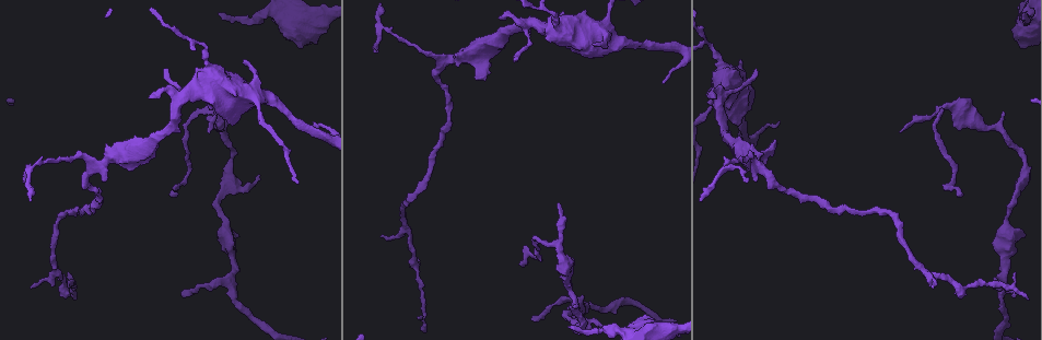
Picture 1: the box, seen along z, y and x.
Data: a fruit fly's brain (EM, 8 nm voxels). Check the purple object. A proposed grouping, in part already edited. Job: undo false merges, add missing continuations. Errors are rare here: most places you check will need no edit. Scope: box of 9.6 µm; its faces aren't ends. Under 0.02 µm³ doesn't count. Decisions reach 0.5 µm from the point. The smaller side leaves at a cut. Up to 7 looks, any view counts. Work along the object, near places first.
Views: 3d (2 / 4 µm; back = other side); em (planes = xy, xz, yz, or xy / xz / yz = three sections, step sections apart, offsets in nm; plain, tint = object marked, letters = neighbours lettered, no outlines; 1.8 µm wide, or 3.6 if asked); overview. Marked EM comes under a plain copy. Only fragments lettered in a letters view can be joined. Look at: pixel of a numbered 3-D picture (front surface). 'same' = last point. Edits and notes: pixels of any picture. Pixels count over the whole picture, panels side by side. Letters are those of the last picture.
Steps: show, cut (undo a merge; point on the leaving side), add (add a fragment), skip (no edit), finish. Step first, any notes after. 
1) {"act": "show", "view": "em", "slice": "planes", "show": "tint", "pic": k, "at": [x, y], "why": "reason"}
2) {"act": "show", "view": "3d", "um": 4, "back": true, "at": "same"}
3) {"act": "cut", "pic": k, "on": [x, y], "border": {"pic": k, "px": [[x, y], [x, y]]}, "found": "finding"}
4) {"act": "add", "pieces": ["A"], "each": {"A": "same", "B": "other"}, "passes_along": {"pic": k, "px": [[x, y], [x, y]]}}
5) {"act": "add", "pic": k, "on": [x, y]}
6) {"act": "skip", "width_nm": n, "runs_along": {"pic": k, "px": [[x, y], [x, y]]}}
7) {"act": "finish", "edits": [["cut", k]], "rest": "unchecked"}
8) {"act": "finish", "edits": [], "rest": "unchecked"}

{"act": "show", "view": "3d", "um": 2, "pic": 1, "at": [1011, 296], "why": "thin end"}

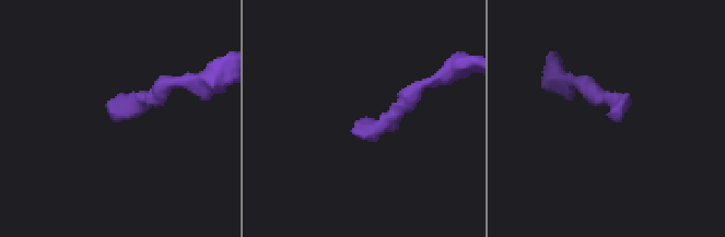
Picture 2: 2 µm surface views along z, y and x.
{"act": "show", "view": "em", "slice": "xy", "step": 8, "show": "tint", "pic": 2, "at": [110, 113], "why": "now the EM"}

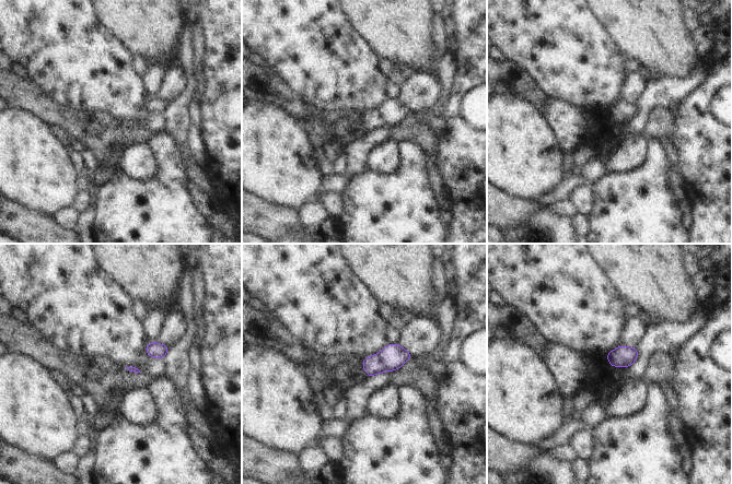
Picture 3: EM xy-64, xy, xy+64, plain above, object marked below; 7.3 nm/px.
{"act": "show", "view": "em", "slice": "xz", "step": 8, "show": "letters", "at": "same"}

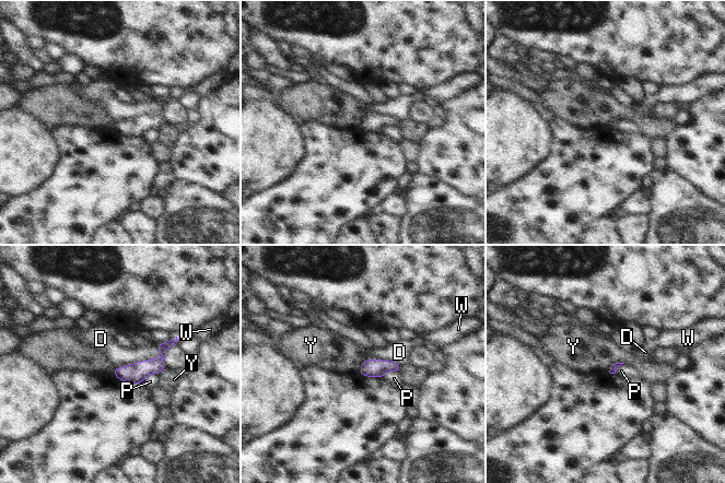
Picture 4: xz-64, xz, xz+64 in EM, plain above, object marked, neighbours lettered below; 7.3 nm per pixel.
{"act": "skip", "each": {"D": "other", "P": "other", "W": "other", "Y": "other"}, "runs_along": {"pic": 4, "px": [[167, 344], [151, 366], [116, 372]]}, "found": "no lettered fragment goes on from it"}

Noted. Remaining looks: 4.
{"act": "show", "view": "3d", "um": 2, "pic": 1, "at": [521, 264], "why": "long arm stops here"}

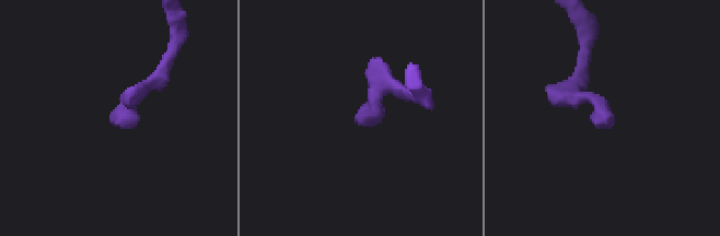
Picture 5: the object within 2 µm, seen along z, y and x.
{"act": "show", "view": "em", "slice": "planes", "show": "letters", "pic": 5, "at": [607, 126]}

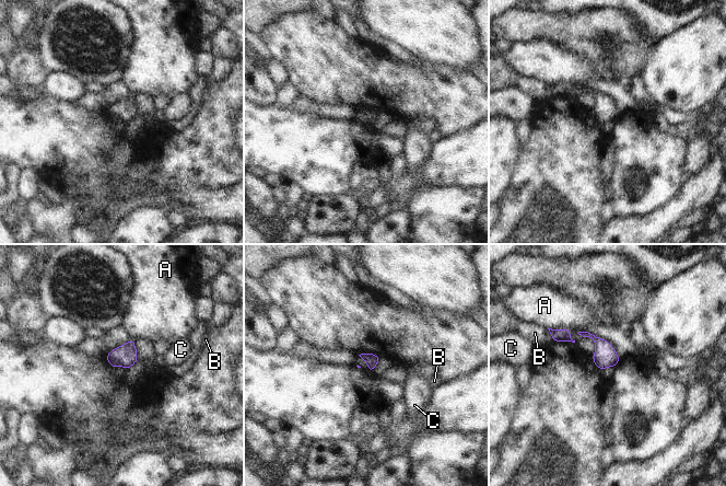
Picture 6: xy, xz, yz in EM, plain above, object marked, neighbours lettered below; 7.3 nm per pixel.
{"act": "skip", "each": {"A": "other", "B": "other", "C": "other"}, "border": {"pic": 6, "px": [[548, 327], [568, 328]]}, "found": "none of them fits"}

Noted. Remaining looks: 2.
{"act": "show", "view": "em", "slice": "yz", "step": 4, "show": "letters", "pic": 1, "at": [574, 307], "why": "branch stops here"}

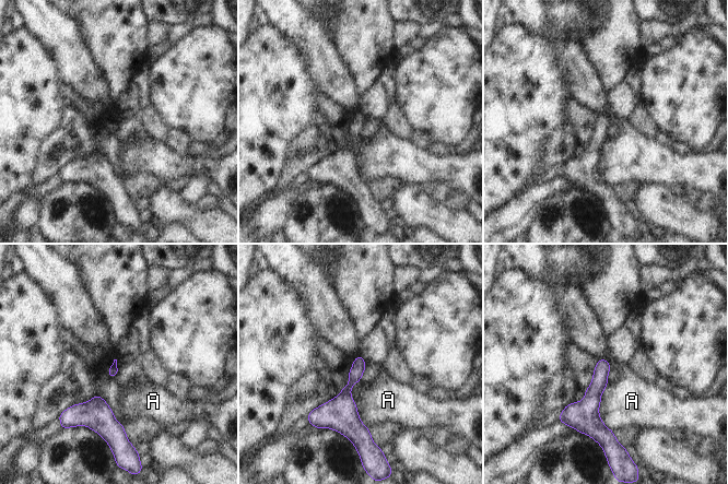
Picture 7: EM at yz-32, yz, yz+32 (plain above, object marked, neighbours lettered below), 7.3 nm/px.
{"act": "show", "view": "em", "slice": "planes", "show": "letters", "at": "same", "why": "another direction"}

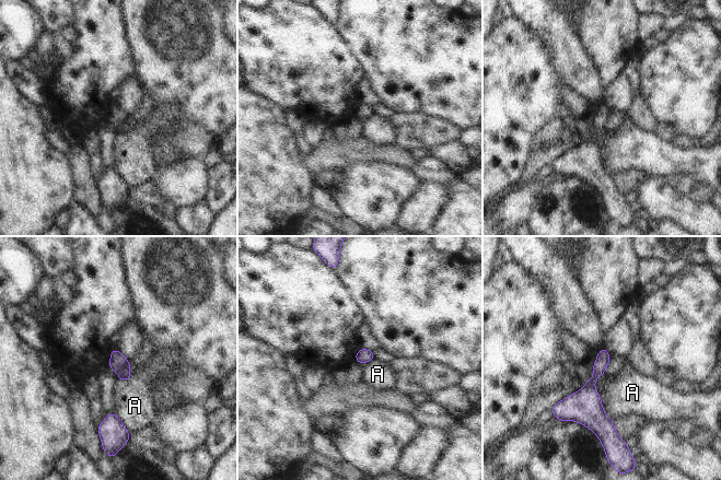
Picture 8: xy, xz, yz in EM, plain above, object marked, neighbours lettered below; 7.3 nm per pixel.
{"act": "skip", "each": {"A": "other"}, "border": {"pic": 8, "px": [[600, 397], [603, 411], [613, 421]]}, "found": "none of them fits"}

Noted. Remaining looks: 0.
{"act": "finish", "edits": [], "rest": "unchecked"}

